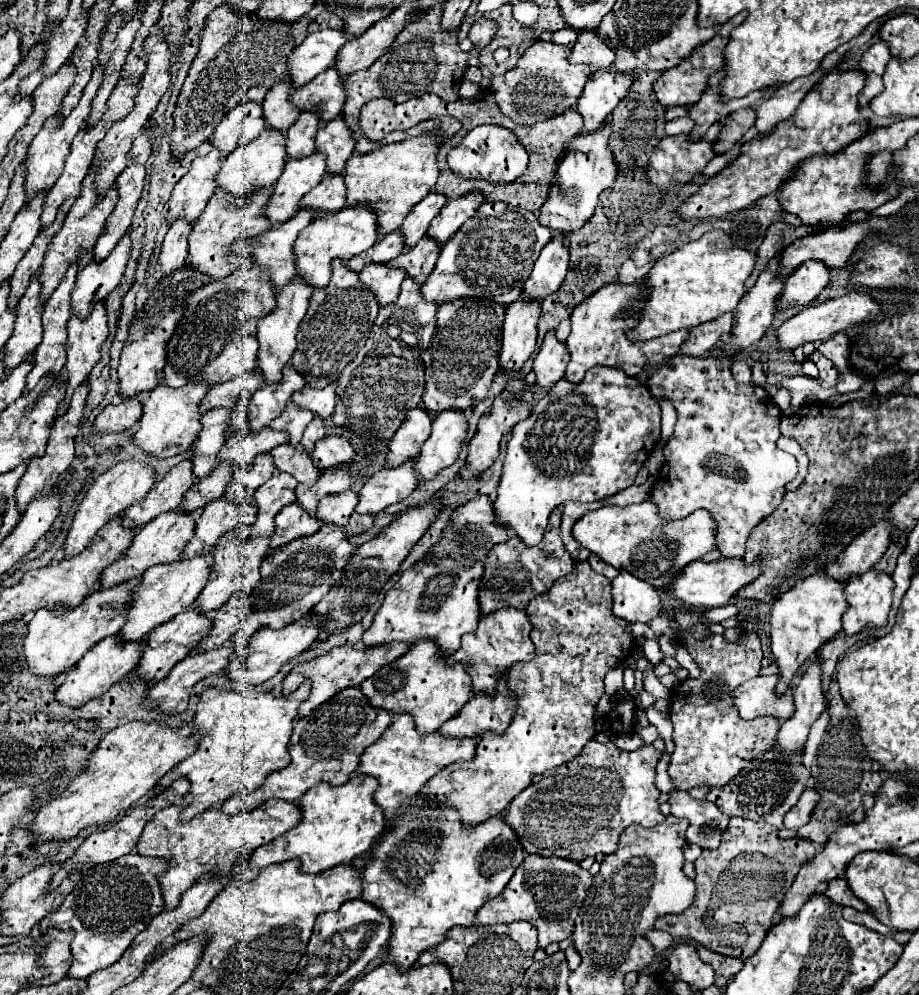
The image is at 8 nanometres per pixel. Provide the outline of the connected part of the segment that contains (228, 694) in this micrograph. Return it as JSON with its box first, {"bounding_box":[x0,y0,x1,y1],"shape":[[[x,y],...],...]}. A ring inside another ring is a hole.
{"bounding_box":[156,681,310,821],"shape":[[[304,681],[292,695],[274,697],[272,693],[240,695],[238,691],[206,689],[198,701],[194,715],[194,733],[200,735],[200,743],[184,763],[166,773],[156,795],[170,787],[174,779],[188,779],[190,791],[184,797],[186,807],[180,813],[180,821],[190,821],[198,813],[224,803],[234,793],[250,793],[262,787],[264,779],[272,771],[280,771],[290,763],[288,741],[292,735],[298,707],[310,695],[310,683]]]}

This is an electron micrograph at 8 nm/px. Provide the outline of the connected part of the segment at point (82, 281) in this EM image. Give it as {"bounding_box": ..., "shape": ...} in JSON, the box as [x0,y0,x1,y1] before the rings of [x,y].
{"bounding_box":[72,235,132,319],"shape":[[[128,235],[120,239],[116,249],[102,263],[90,261],[76,277],[76,285],[72,289],[72,315],[86,319],[94,307],[94,303],[104,301],[118,285],[124,275],[124,267],[130,257],[132,241]]]}

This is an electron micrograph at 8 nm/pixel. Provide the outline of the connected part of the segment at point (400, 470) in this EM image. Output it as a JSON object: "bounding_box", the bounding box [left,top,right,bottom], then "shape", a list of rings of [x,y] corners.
{"bounding_box":[356,459,418,515],"shape":[[[414,459],[394,469],[380,469],[372,477],[368,477],[364,487],[360,489],[356,513],[378,515],[388,505],[406,499],[416,489],[416,485],[418,479],[414,475]]]}

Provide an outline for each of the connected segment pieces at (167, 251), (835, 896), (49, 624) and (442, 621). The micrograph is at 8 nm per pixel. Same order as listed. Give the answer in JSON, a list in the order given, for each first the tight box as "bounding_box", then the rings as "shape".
[{"bounding_box":[158,219,190,277],"shape":[[[178,219],[166,233],[162,243],[162,253],[158,257],[160,275],[168,277],[174,271],[178,271],[186,263],[188,255],[188,235],[190,235],[190,223],[184,219]]]},{"bounding_box":[826,877,868,911],"shape":[[[836,877],[832,879],[832,883],[828,883],[828,891],[826,891],[828,899],[832,899],[832,903],[840,903],[844,907],[854,907],[856,911],[868,911],[868,905],[862,903],[848,887],[844,877]]]},{"bounding_box":[24,583,134,677],"shape":[[[120,583],[112,589],[94,591],[82,601],[80,607],[72,611],[38,609],[28,623],[28,633],[24,639],[24,657],[30,673],[34,673],[36,677],[56,677],[64,671],[70,671],[100,639],[116,635],[124,625],[126,607],[132,599],[132,589],[134,583]]]},{"bounding_box":[362,559,482,657],"shape":[[[452,559],[438,561],[434,565],[418,565],[404,575],[404,589],[390,589],[382,607],[374,615],[372,625],[362,635],[366,647],[376,647],[392,641],[404,641],[414,645],[422,639],[432,639],[442,657],[458,651],[460,637],[474,633],[480,621],[478,609],[478,585],[482,579],[482,563],[474,563],[470,569],[454,563]]]}]

